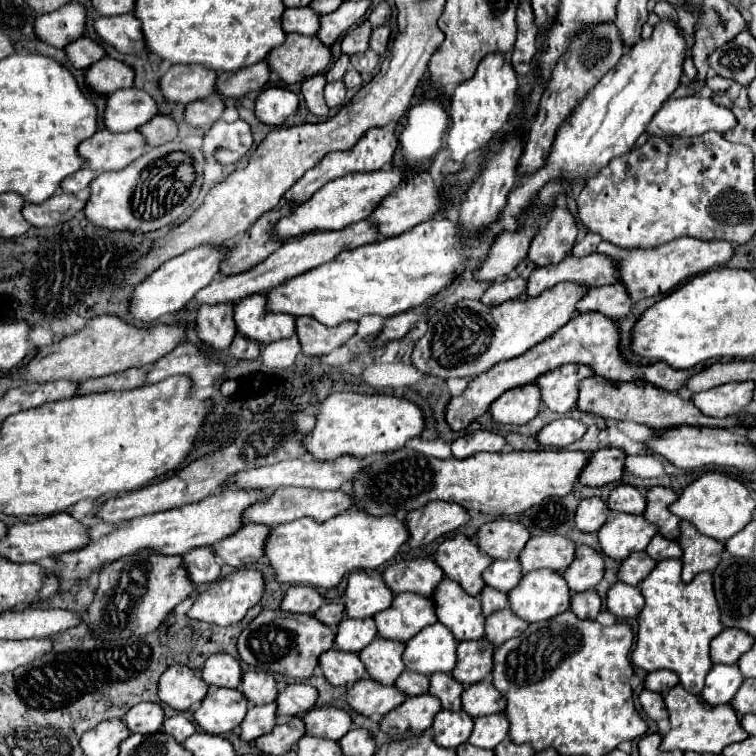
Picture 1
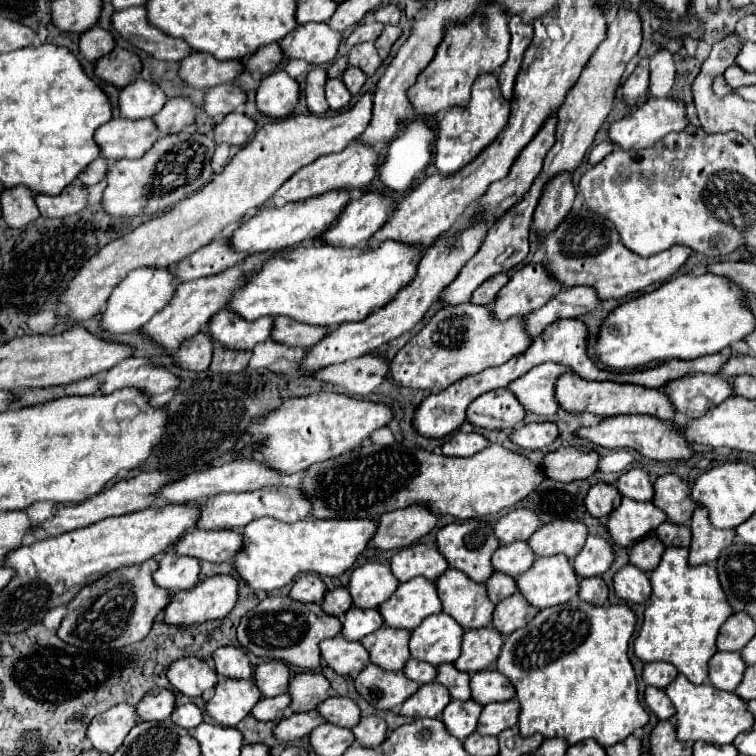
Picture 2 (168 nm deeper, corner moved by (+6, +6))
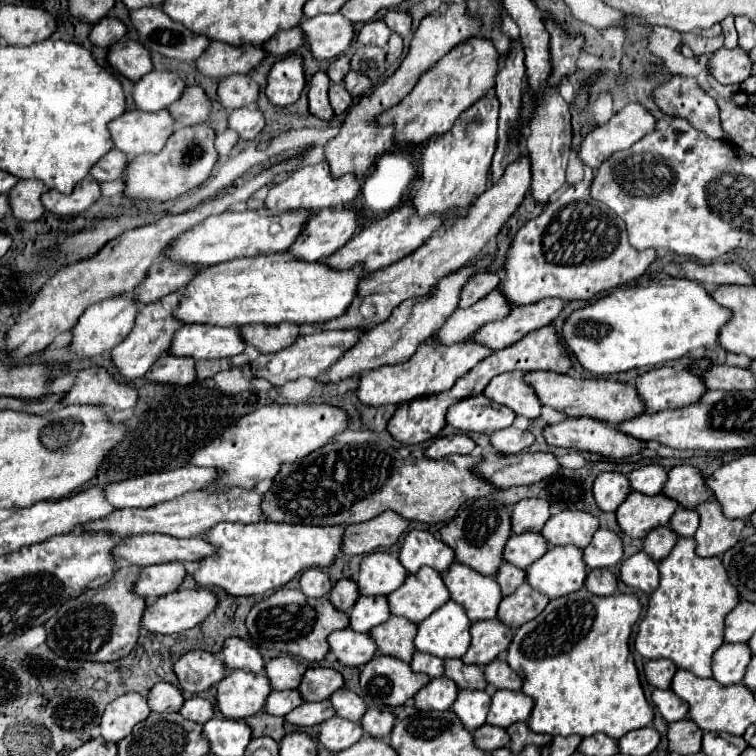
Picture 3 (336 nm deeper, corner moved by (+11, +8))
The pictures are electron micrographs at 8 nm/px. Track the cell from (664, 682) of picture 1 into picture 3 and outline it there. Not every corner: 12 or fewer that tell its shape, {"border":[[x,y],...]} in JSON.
{"border":[[668,659],[644,663],[648,683],[668,689],[676,665]]}

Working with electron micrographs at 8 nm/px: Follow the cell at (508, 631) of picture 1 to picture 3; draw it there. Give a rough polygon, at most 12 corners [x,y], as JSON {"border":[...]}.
{"border":[[528,583],[502,599],[498,617],[512,629],[540,615],[550,599]]}

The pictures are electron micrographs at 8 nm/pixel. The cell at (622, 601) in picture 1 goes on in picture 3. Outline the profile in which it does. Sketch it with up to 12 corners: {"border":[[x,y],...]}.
{"border":[[644,551],[622,563],[620,579],[644,593],[660,583],[658,563]]}

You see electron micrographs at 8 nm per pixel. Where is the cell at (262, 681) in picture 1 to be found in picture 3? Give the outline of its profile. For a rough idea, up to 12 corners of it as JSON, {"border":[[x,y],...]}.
{"border":[[282,655],[266,663],[272,689],[296,689],[300,661]]}

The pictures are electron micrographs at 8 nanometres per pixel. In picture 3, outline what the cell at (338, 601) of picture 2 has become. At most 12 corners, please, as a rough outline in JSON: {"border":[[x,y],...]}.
{"border":[[342,579],[330,591],[336,609],[348,611],[360,597],[352,579]]}

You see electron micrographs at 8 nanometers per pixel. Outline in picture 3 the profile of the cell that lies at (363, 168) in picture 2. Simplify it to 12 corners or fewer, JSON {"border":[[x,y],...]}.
{"border":[[324,163],[296,169],[272,187],[270,215],[354,201],[362,181],[328,179]]}

